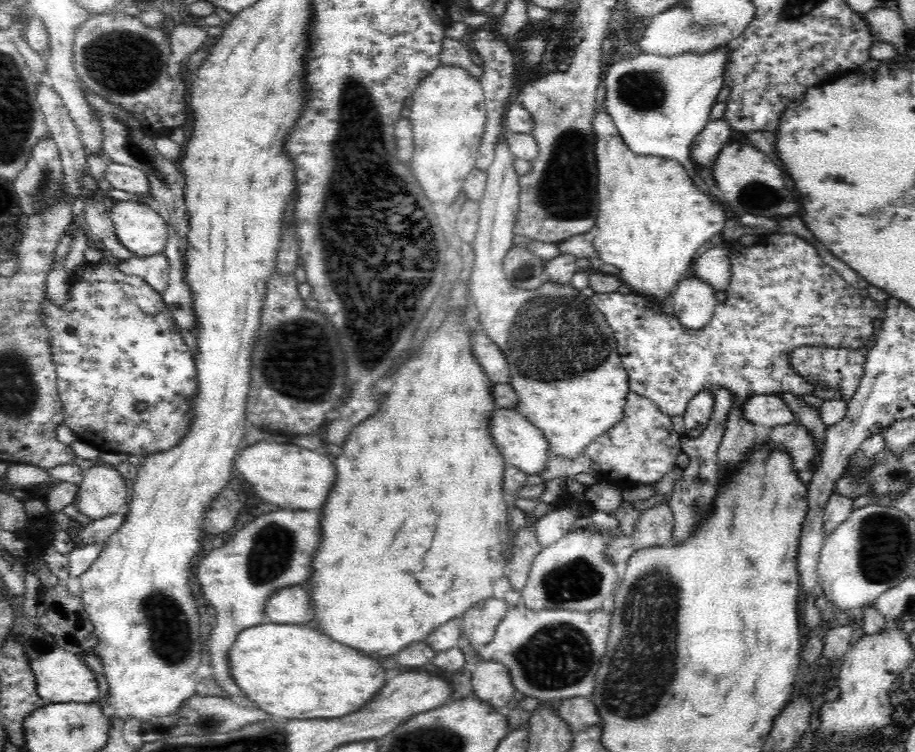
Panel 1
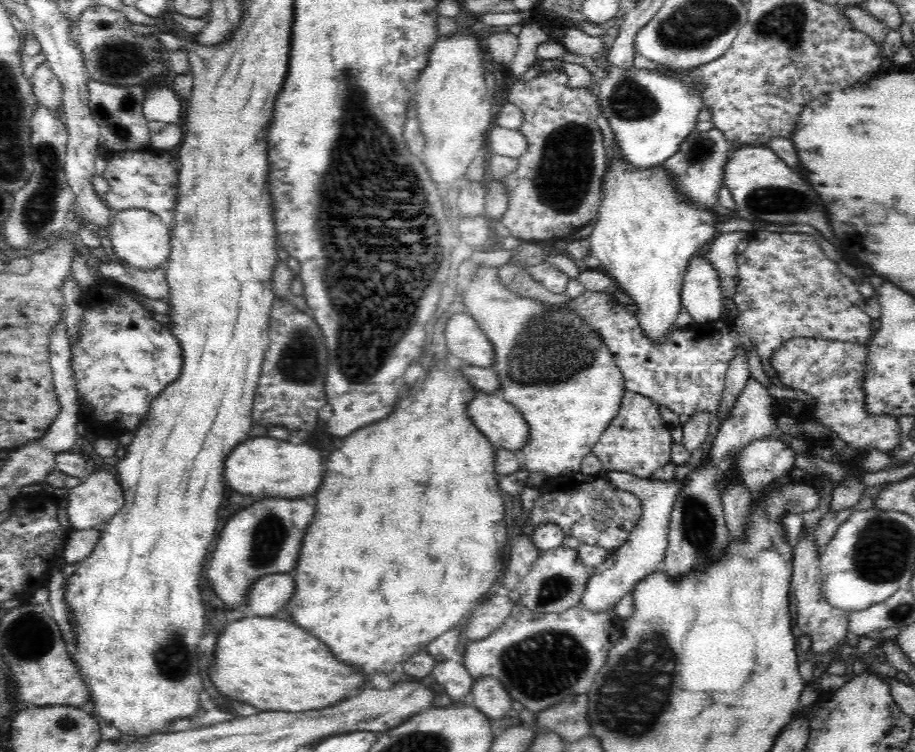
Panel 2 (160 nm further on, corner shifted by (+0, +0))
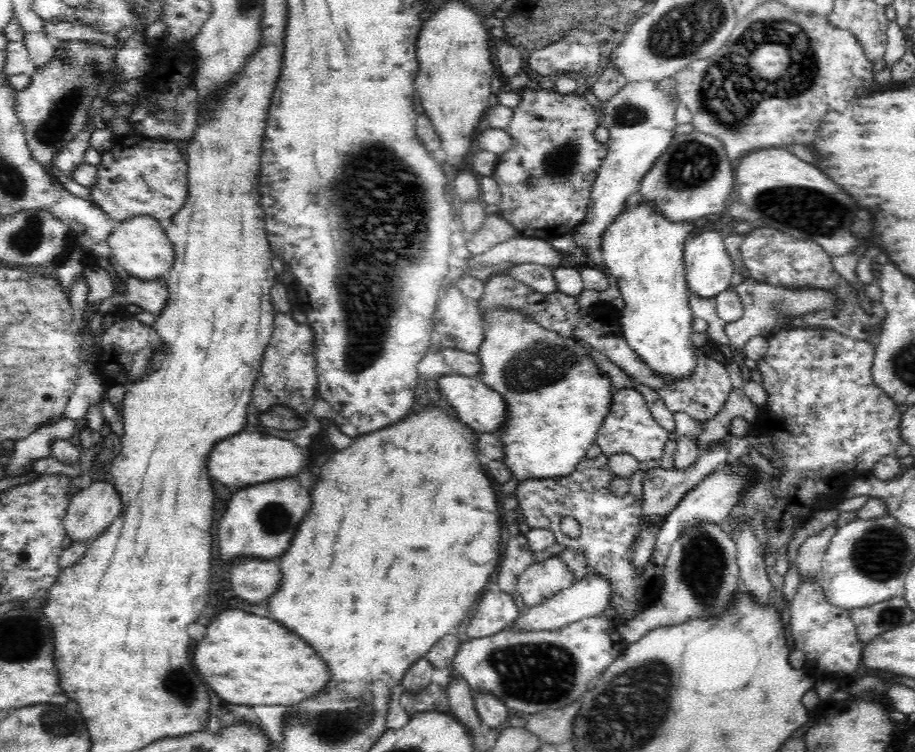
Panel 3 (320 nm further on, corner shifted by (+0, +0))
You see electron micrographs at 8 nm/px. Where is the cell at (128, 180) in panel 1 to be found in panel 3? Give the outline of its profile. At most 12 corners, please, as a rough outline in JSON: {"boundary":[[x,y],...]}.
{"boundary":[[160,137],[102,151],[92,203],[119,224],[166,230],[188,163]]}

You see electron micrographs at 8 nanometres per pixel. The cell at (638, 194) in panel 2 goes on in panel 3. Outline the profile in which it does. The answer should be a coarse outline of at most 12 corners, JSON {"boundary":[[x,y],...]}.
{"boundary":[[627,202],[602,262],[622,337],[648,368],[696,368],[684,249],[692,220]]}

